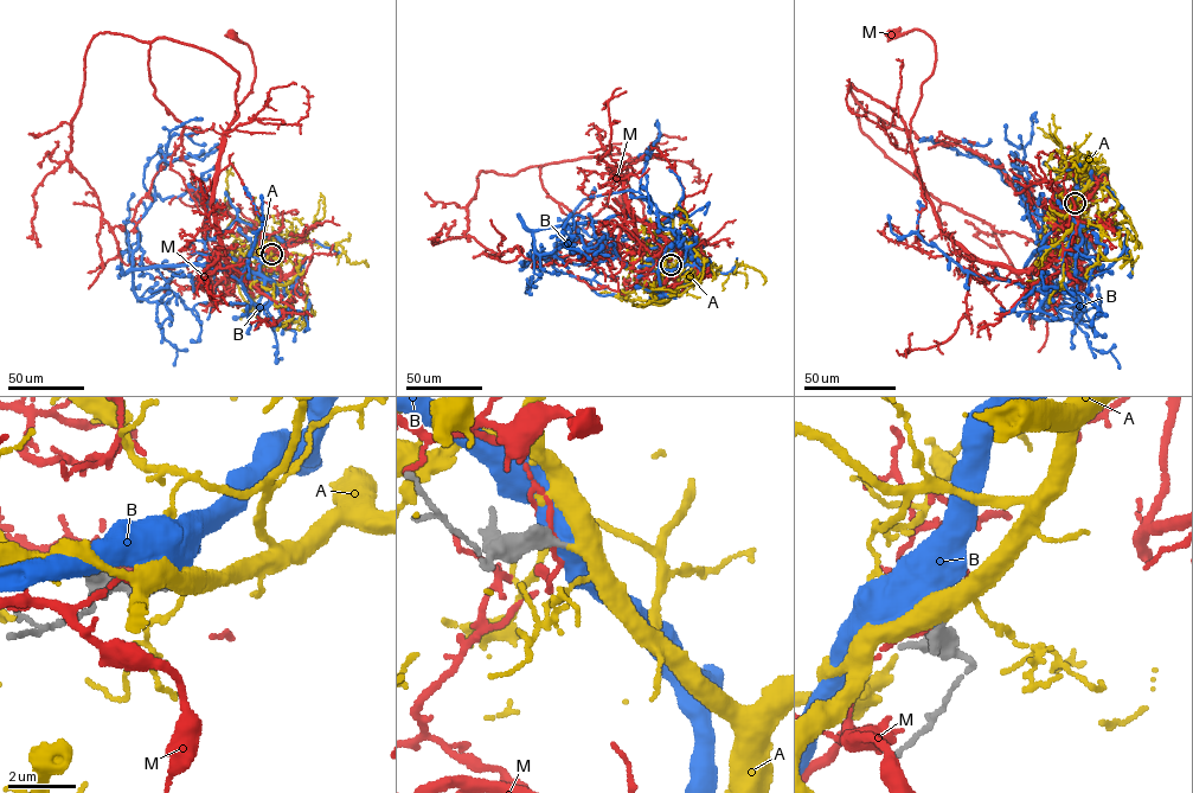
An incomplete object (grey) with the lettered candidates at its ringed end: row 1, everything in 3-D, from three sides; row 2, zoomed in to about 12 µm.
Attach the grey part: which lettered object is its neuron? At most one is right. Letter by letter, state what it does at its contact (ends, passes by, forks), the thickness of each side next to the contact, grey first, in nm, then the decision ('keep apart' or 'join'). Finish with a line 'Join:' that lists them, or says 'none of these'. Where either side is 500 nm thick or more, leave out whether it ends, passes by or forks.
A: it passes by; calibres 280 and 460 nm; join
B: calibres 360 and 750 nm; keep apart
M: it passes by; calibres 420 and 110 nm; keep apart
Join: A

